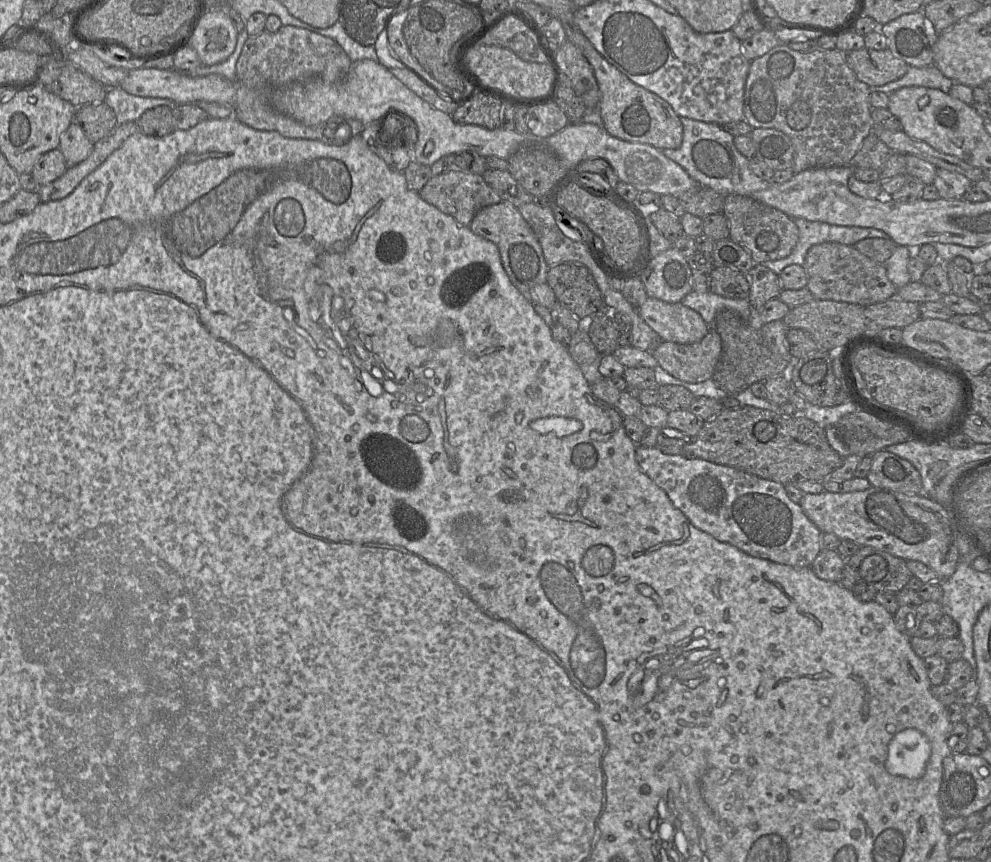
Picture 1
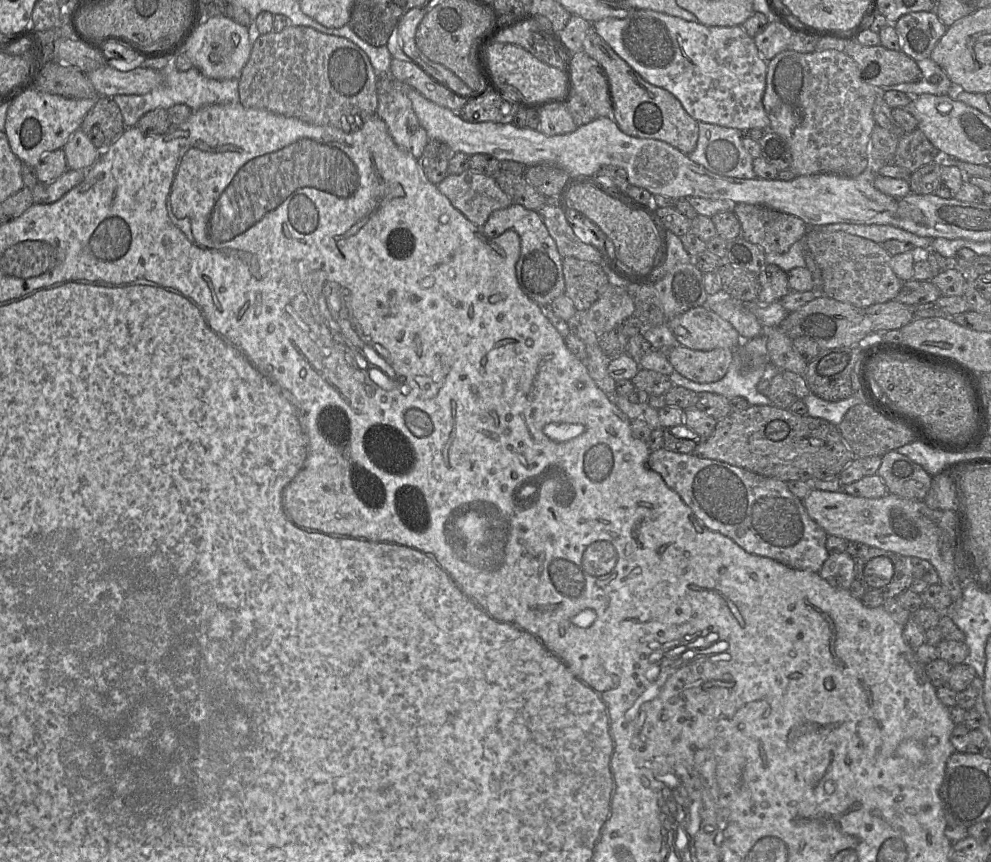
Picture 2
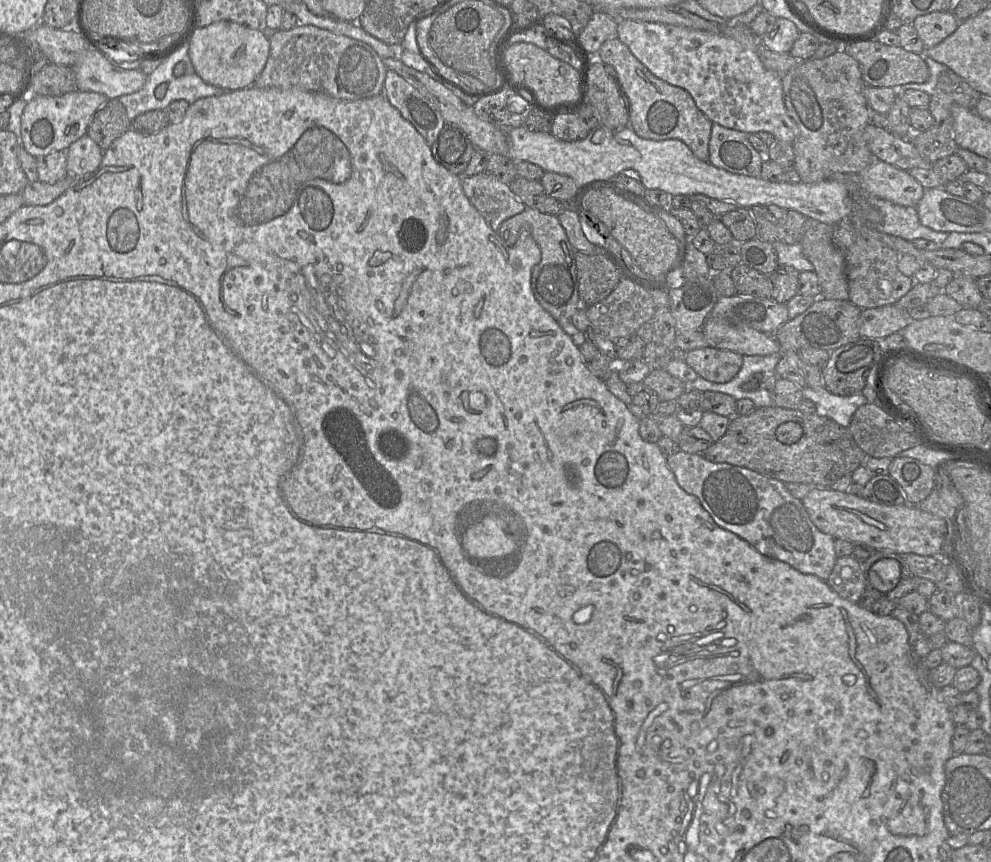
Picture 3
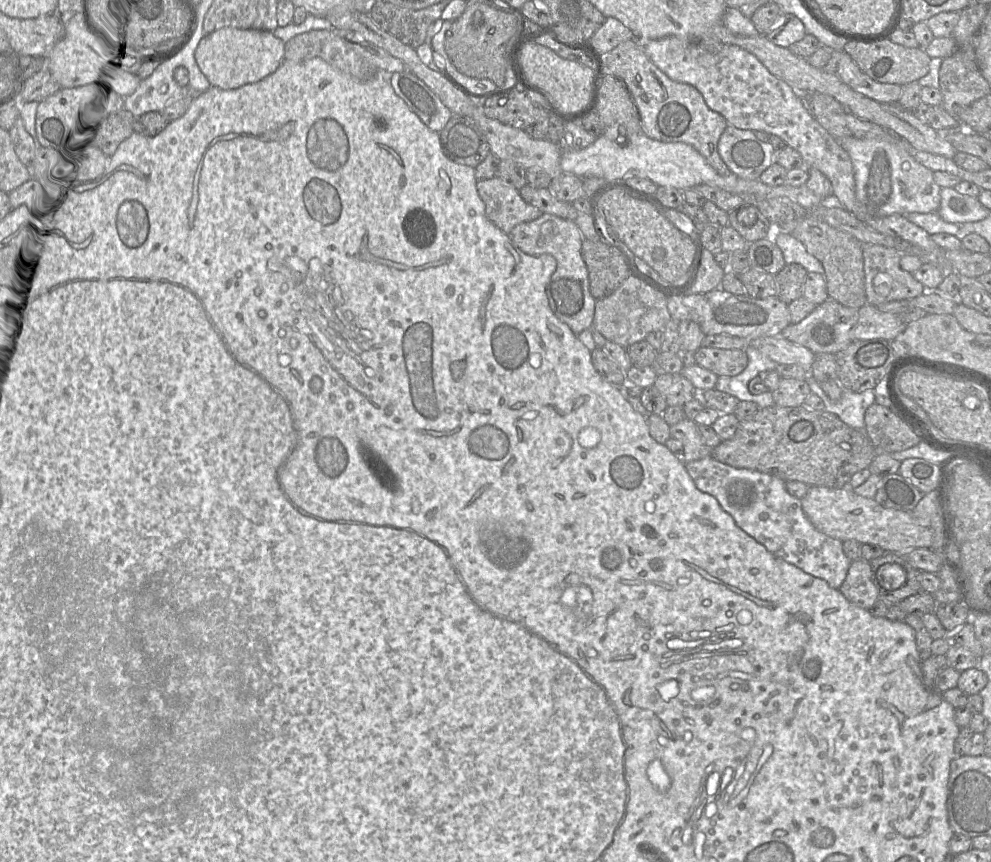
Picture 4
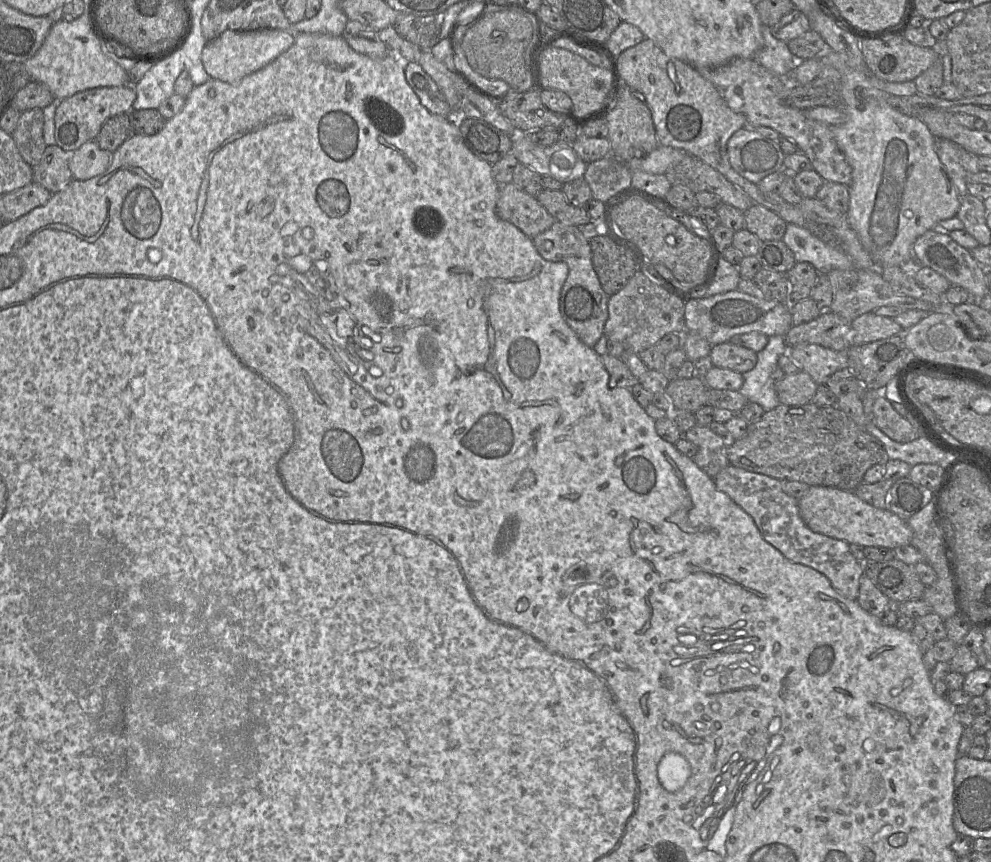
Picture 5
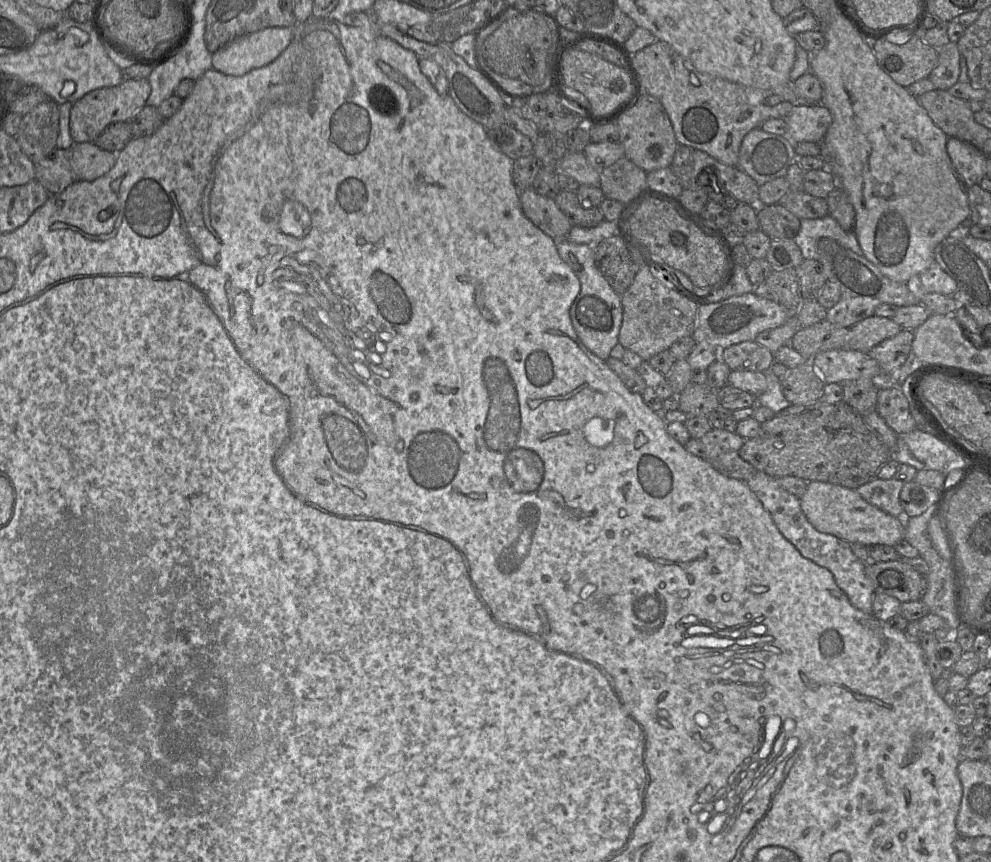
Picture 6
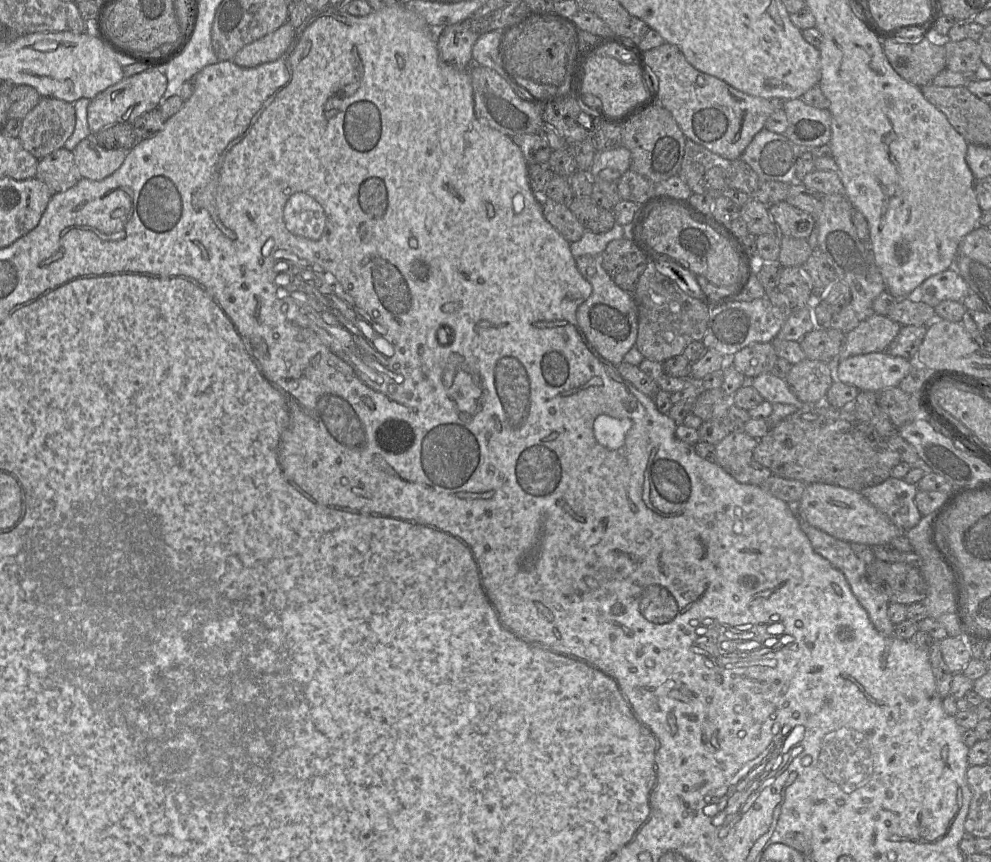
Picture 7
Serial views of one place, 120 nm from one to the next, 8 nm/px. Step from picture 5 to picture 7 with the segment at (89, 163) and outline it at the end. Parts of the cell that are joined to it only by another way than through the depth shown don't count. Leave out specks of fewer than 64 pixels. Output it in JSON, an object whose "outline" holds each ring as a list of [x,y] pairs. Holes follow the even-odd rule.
{"outline":[[[93,134],[81,140],[72,151],[74,161],[82,178],[101,180],[114,173],[124,162],[127,152],[123,149],[105,149],[93,141]]]}

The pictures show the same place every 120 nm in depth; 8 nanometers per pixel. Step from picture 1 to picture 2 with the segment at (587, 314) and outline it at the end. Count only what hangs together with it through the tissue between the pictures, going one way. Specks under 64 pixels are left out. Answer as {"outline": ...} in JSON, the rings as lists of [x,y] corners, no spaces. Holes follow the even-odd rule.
{"outline":[[[573,257],[563,258],[563,275],[565,280],[564,295],[571,299],[577,311],[590,309],[610,285],[608,275],[599,264]]]}

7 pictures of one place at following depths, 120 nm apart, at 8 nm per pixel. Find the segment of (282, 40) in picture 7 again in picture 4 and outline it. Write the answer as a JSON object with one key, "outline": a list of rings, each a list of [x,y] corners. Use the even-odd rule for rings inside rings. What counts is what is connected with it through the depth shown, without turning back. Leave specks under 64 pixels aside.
{"outline":[[[224,27],[205,35],[194,56],[211,86],[231,90],[258,82],[273,73],[283,62],[284,52],[285,42],[271,31]]]}

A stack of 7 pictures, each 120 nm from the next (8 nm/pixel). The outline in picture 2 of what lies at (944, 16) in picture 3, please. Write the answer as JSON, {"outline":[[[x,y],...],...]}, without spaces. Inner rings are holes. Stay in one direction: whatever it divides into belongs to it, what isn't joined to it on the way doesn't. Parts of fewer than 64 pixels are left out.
{"outline":[[[935,11],[908,13],[889,25],[897,32],[900,50],[917,62],[930,57],[948,28]]]}

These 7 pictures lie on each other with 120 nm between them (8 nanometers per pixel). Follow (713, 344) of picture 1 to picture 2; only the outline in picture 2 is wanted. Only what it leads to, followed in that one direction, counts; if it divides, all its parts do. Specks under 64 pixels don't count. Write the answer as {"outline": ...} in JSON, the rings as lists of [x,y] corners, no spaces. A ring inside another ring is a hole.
{"outline":[[[676,346],[666,354],[676,372],[696,383],[722,379],[733,360],[733,350],[725,348],[702,351]]]}

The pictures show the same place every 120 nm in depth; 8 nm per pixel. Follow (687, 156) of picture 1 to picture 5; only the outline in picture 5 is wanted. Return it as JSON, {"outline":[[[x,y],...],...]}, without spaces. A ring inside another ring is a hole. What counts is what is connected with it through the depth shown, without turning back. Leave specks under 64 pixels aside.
{"outline":[[[746,126],[737,130],[727,142],[727,153],[732,168],[746,180],[758,184],[764,177],[784,170],[784,157],[779,140],[769,139],[756,128]]]}

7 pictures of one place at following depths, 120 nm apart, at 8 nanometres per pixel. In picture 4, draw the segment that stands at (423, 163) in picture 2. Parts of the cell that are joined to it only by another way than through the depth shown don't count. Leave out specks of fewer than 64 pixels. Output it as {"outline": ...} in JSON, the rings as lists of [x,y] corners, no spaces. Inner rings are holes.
{"outline":[[[453,115],[439,135],[443,152],[458,164],[475,168],[491,152],[484,132],[469,117]]]}

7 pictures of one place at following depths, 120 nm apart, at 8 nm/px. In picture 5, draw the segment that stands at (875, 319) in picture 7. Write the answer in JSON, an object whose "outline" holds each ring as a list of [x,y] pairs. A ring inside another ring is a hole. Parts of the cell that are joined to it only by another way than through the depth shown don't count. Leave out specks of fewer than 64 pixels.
{"outline":[[[868,312],[851,322],[849,347],[875,342],[903,333],[902,327],[893,318]]]}

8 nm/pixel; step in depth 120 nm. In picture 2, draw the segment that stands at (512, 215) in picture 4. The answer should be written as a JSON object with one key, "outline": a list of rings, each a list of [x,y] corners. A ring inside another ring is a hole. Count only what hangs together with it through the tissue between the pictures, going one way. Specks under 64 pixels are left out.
{"outline":[[[472,170],[448,175],[437,184],[437,188],[458,211],[479,228],[483,227],[494,211],[513,204],[494,178]]]}

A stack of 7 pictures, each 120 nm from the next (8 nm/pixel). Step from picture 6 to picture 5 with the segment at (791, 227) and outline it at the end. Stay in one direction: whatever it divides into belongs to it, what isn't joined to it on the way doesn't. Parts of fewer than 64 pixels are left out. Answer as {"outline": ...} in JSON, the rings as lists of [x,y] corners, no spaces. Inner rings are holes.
{"outline":[[[753,204],[744,211],[745,229],[756,235],[762,242],[781,240],[787,223],[775,212]]]}

